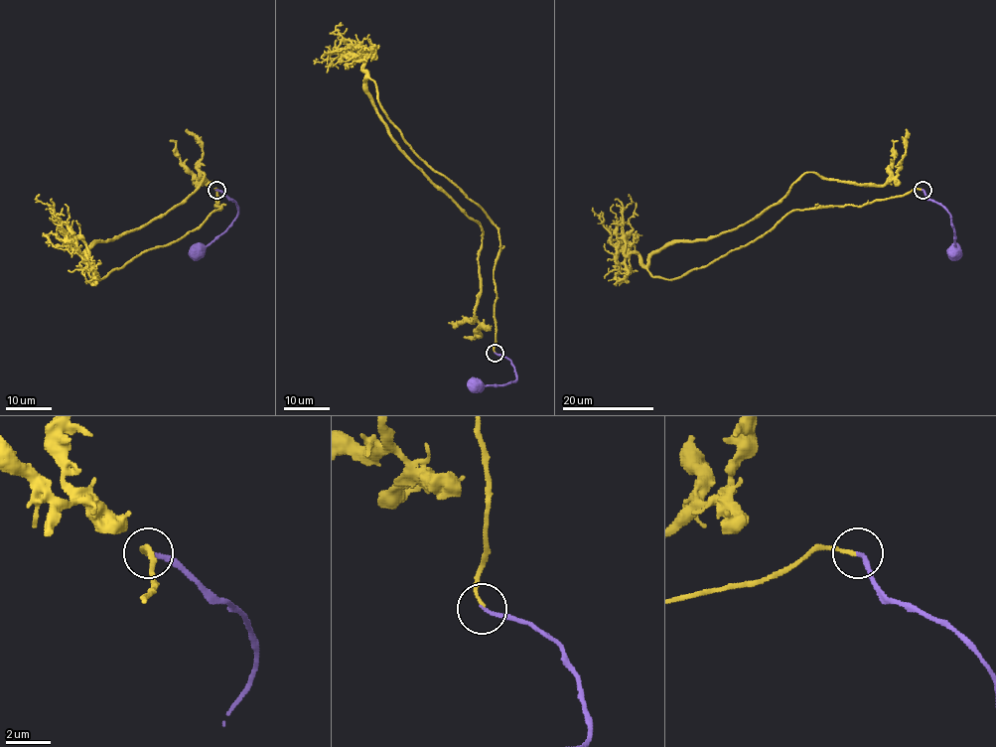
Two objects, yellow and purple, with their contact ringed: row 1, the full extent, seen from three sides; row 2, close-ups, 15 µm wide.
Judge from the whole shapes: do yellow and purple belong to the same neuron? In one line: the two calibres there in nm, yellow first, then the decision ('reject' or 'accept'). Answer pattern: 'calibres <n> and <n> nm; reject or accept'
calibres 160 and 170 nm; reject

